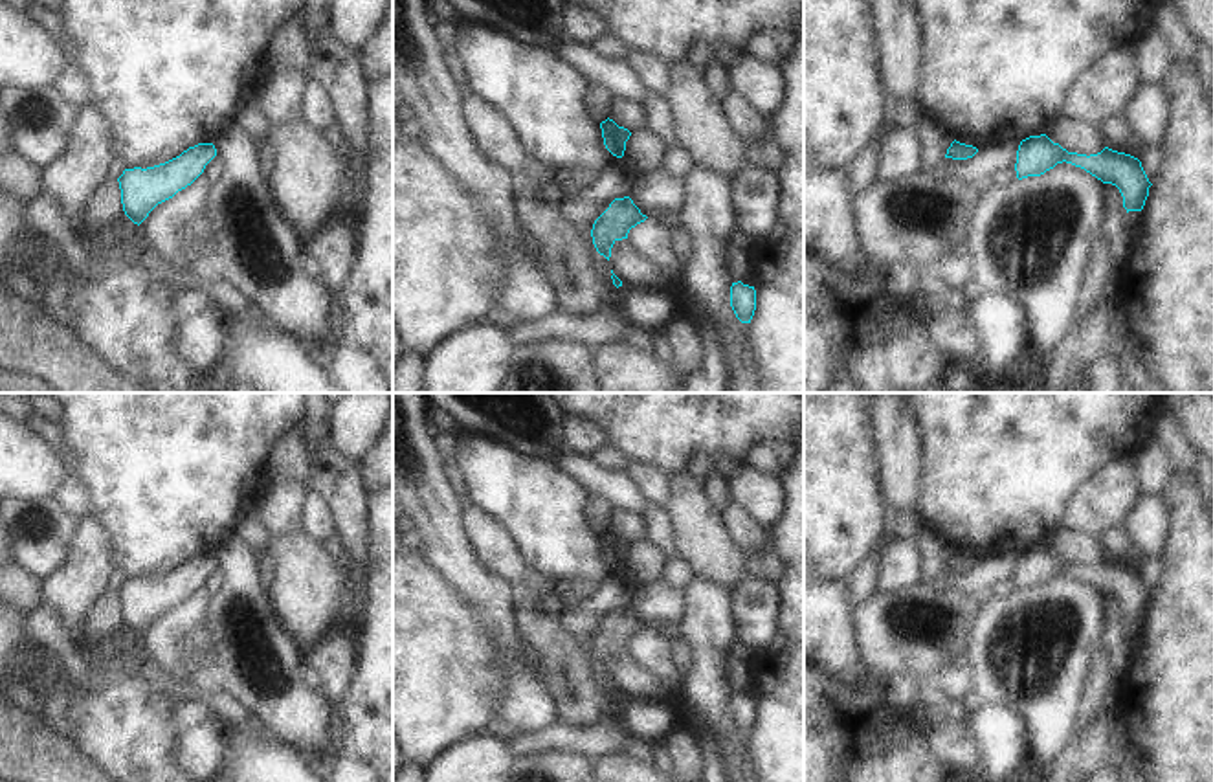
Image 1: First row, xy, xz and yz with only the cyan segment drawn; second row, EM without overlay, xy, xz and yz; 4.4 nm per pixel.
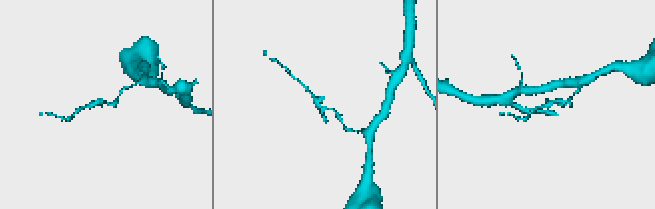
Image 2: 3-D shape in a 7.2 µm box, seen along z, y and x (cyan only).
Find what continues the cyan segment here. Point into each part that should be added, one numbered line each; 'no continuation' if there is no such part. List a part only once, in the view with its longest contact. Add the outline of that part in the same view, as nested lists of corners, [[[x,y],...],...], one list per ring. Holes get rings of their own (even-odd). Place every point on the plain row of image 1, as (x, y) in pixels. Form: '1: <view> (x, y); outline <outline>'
no continuation

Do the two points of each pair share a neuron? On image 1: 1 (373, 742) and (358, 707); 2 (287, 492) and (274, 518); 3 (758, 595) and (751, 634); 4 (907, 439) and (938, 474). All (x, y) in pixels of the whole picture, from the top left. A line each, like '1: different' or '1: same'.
1: same
2: same
3: same
4: different

